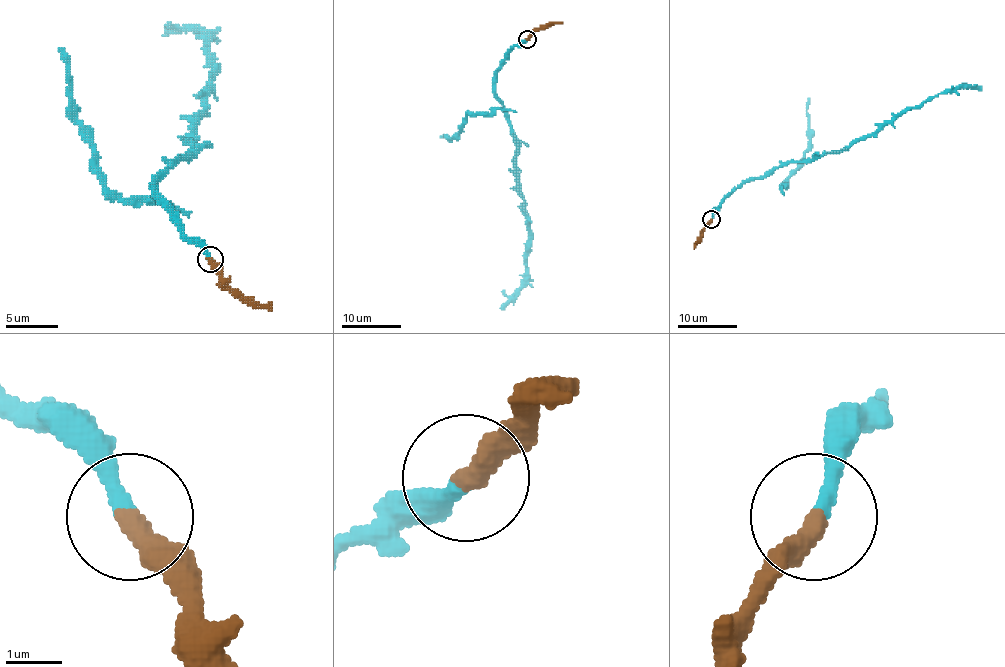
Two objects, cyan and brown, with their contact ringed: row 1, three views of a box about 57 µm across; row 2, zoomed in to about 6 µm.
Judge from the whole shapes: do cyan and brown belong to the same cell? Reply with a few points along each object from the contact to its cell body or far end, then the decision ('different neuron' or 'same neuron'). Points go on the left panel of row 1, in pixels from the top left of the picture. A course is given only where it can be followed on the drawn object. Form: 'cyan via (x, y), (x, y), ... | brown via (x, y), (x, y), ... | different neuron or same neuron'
cyan via (209, 258), (154, 193), (191, 149), (209, 40), (162, 35) | brown via (209, 258), (232, 289), (271, 310) | same neuron

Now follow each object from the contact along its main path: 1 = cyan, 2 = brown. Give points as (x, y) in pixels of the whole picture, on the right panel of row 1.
1: (710, 219), (746, 182), (790, 162), (842, 152), (939, 93), (980, 90)
2: (710, 219), (694, 249)

